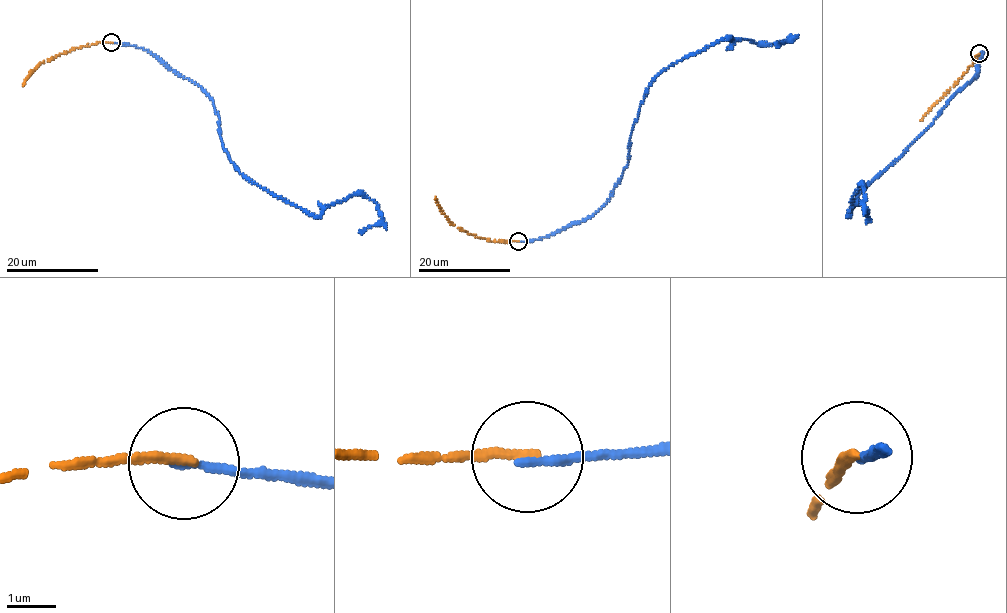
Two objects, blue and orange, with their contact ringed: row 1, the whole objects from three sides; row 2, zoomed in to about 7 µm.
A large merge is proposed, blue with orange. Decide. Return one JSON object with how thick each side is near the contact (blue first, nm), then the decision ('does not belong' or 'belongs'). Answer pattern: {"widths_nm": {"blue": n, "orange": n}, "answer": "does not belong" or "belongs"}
{"widths_nm": {"blue": 170, "orange": 170}, "answer": "does not belong"}

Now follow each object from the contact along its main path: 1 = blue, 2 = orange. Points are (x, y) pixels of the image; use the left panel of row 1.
1: (111, 42), (202, 87), (229, 158), (254, 183), (315, 215), (354, 194), (377, 204), (380, 220), (359, 233)
2: (111, 42), (75, 47), (43, 61), (23, 86)

